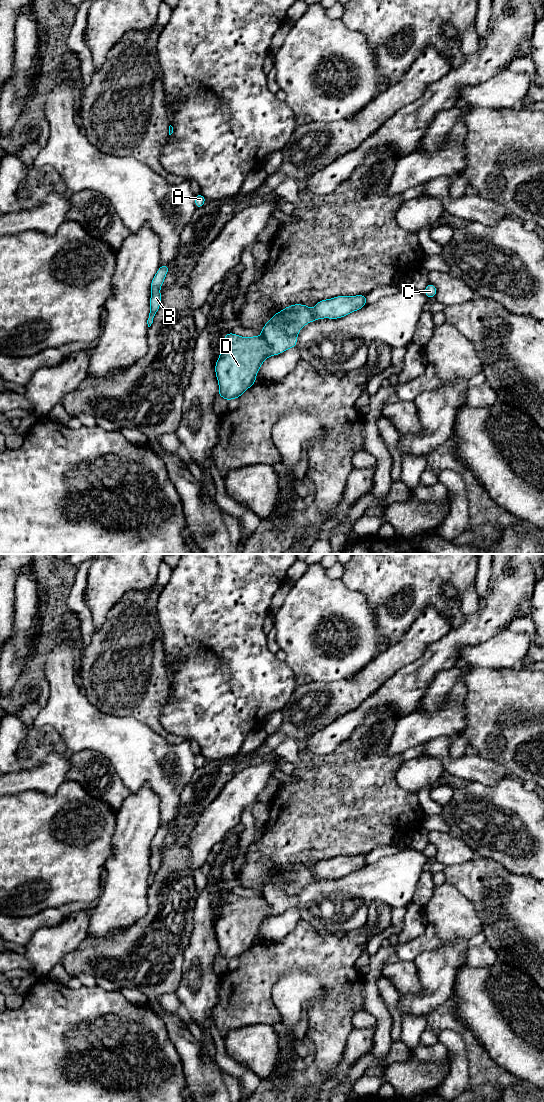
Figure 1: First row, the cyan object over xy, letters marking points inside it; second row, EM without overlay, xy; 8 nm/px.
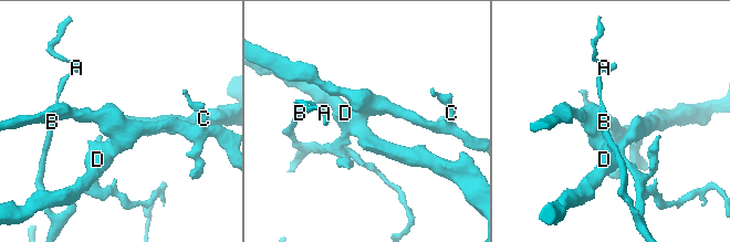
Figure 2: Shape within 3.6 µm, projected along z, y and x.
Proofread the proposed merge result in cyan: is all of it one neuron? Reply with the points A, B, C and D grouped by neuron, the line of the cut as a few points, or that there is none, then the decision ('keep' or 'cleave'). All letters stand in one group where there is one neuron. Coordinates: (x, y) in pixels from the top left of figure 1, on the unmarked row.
A B D / C | xy (261, 895), (268, 904), (266, 918) | cleave

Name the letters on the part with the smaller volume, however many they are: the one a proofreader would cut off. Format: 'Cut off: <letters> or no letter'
Cut off: C

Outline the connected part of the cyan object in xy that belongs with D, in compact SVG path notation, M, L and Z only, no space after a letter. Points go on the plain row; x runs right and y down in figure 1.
M234 893L224 896L226 904L215 924L218 956L228 962L239 958L256 942L256 935L266 919L269 904L263 896L241 897Z

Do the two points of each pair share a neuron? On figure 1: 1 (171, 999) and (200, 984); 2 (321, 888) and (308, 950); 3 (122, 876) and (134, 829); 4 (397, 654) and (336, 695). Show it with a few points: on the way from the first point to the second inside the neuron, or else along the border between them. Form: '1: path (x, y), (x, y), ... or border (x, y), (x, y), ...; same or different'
1: border (174, 993), (182, 1003); different
2: border (301, 919), (305, 920), (319, 934), (335, 935); different
3: path (130, 864), (131, 841); same
4: path (382, 667), (351, 692); same

